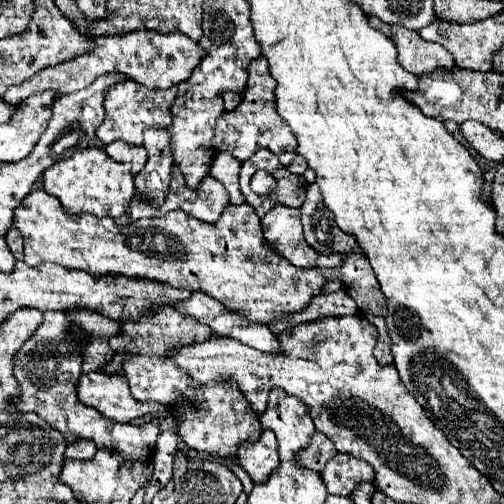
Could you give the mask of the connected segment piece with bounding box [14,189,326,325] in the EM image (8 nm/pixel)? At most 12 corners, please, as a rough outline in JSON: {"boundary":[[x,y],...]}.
{"boundary":[[250,205],[70,217],[14,211],[24,261],[204,291],[270,325],[322,293]]}

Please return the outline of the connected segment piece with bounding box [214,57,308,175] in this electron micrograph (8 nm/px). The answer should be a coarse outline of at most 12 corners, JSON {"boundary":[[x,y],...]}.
{"boundary":[[262,57],[248,67],[236,109],[216,125],[214,149],[238,161],[270,149],[302,175],[296,135],[276,113]]}

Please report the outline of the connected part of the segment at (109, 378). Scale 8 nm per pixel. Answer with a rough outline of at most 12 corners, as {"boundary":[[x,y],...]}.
{"boundary":[[80,375],[78,399],[122,423],[164,417],[136,403],[126,375]]}

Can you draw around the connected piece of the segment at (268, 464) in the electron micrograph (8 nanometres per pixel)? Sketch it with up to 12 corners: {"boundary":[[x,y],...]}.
{"boundary":[[270,429],[238,445],[238,463],[254,485],[278,467],[278,443]]}

